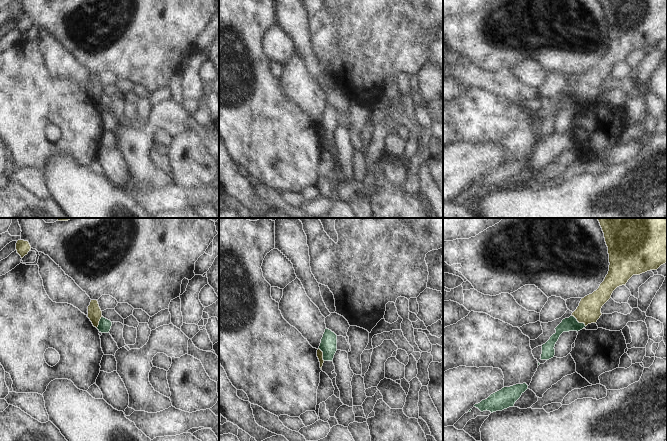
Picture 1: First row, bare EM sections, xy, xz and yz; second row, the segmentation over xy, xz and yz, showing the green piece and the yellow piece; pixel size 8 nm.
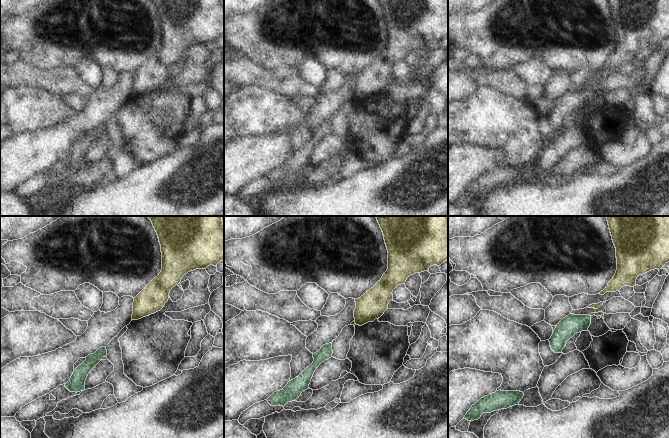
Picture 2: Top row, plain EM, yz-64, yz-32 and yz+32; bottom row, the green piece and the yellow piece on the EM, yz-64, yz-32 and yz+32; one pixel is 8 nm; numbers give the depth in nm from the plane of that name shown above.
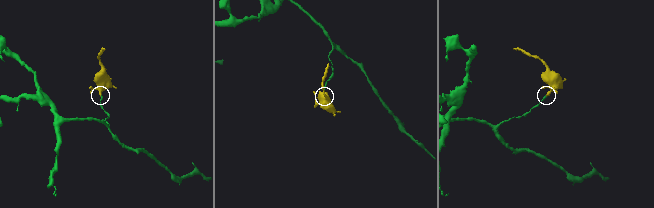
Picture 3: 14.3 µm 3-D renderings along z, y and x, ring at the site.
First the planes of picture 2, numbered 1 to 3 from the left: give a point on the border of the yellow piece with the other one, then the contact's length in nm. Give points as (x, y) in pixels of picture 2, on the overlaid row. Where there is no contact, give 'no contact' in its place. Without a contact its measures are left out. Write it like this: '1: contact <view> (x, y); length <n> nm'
1: no contact
2: contact yz-32 (354, 322); length 40 nm
3: no contact

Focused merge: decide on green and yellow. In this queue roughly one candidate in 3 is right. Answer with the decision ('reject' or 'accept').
reject

